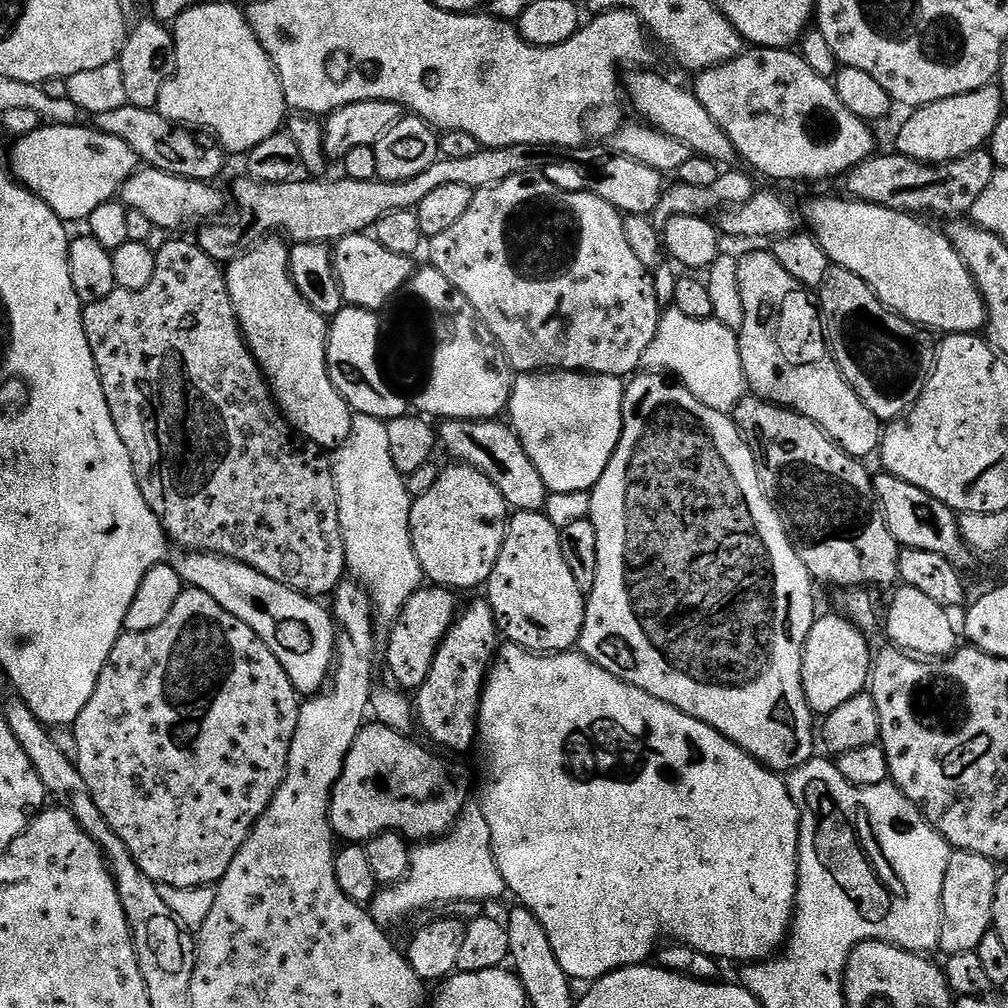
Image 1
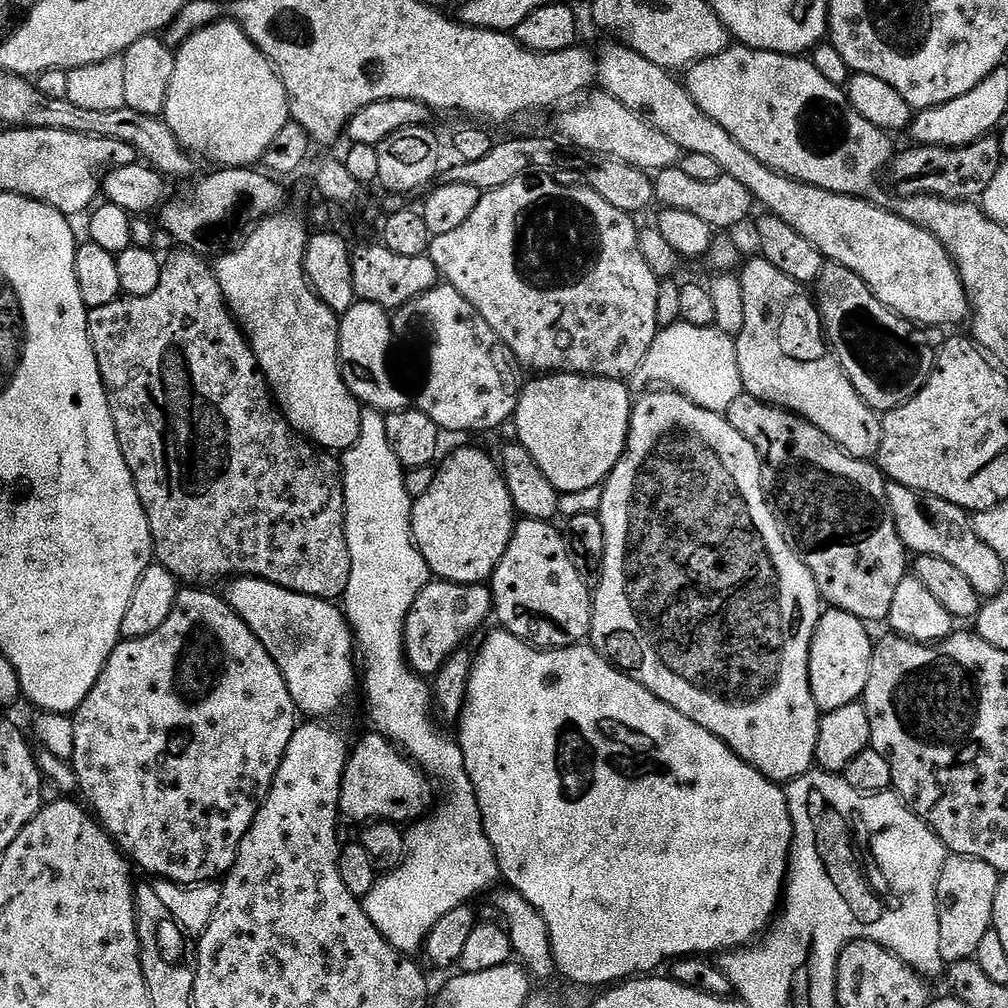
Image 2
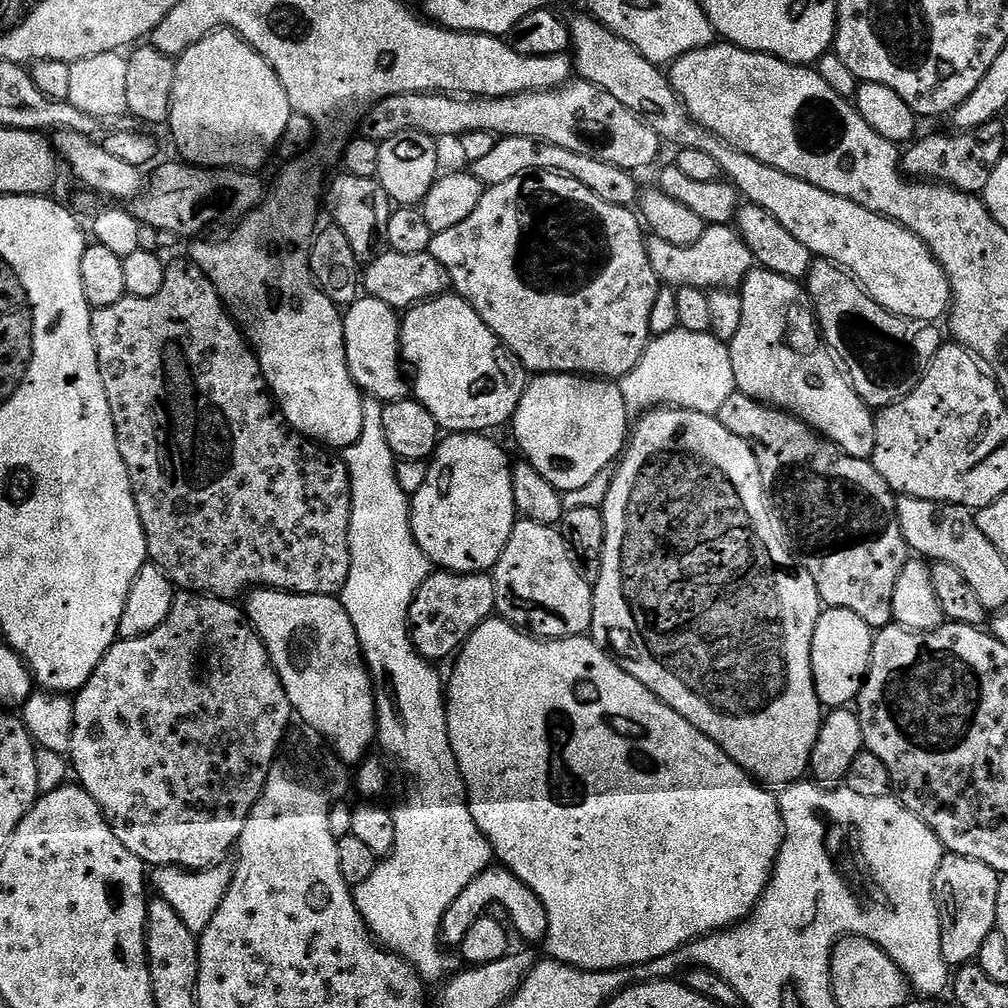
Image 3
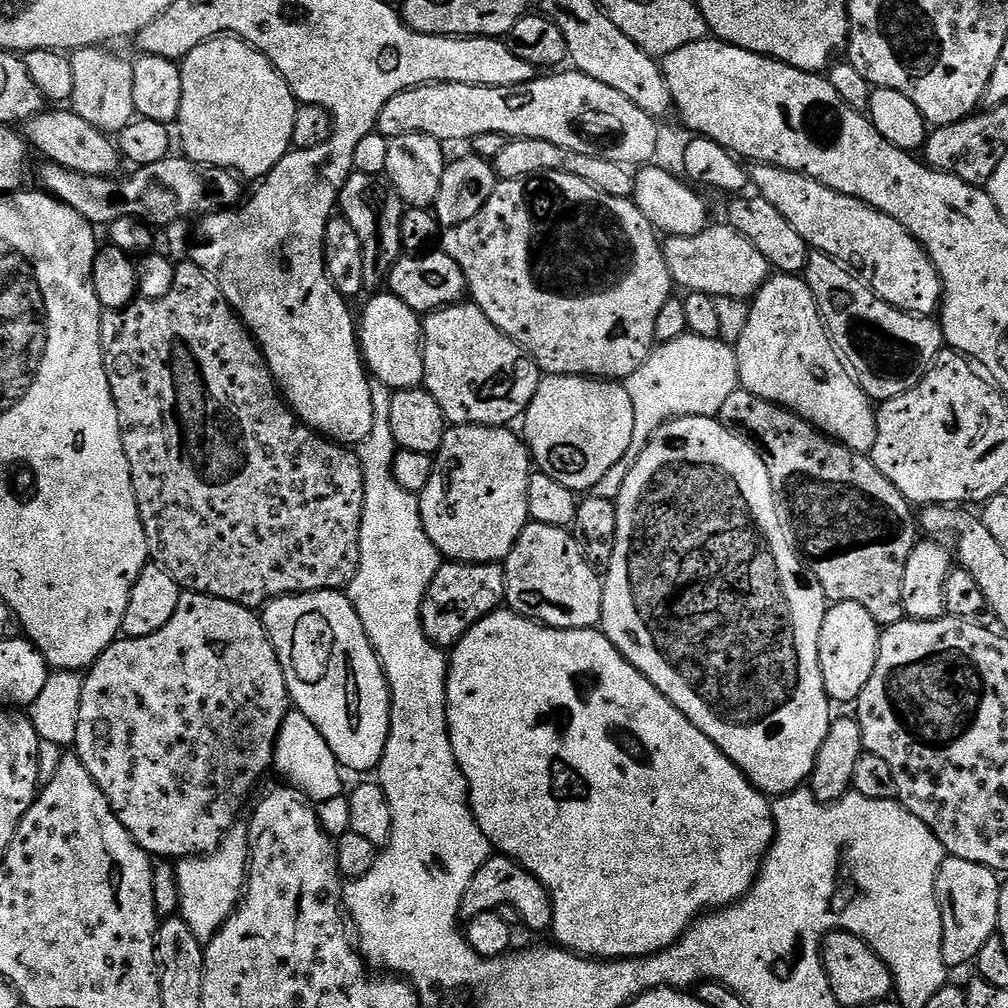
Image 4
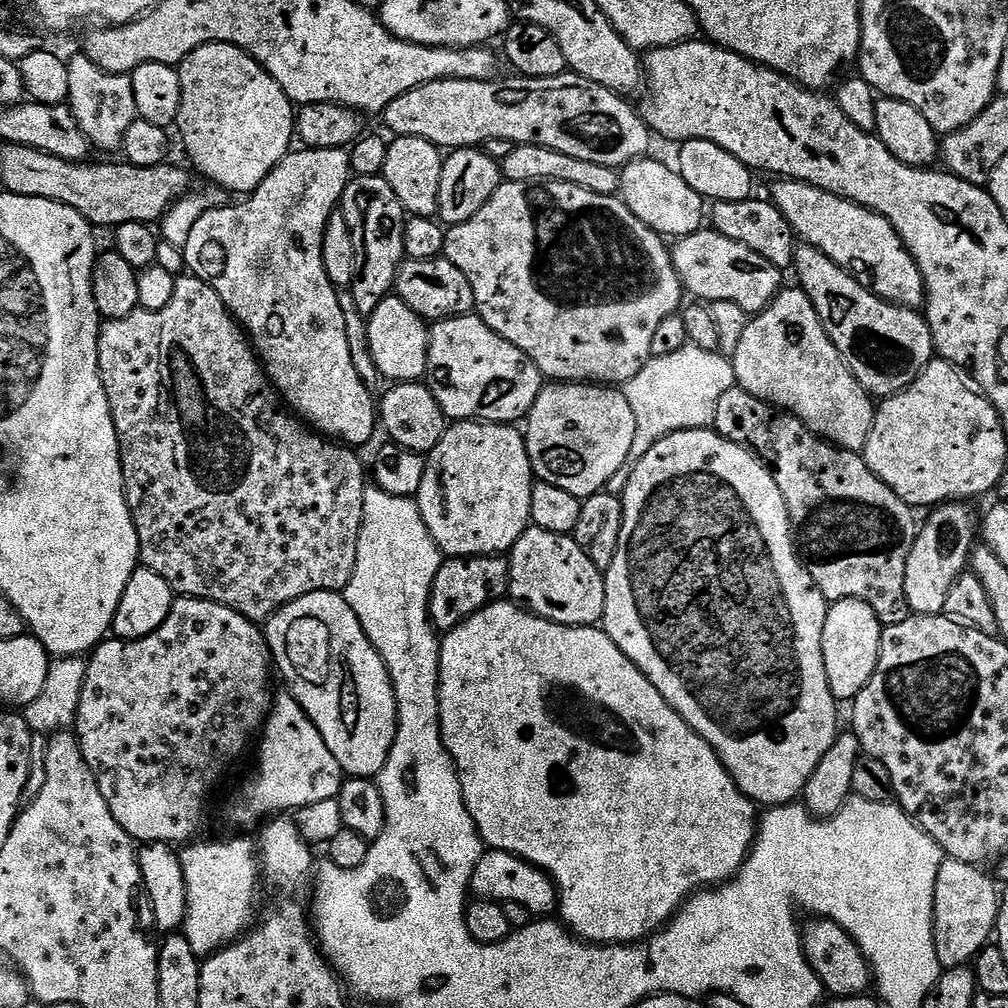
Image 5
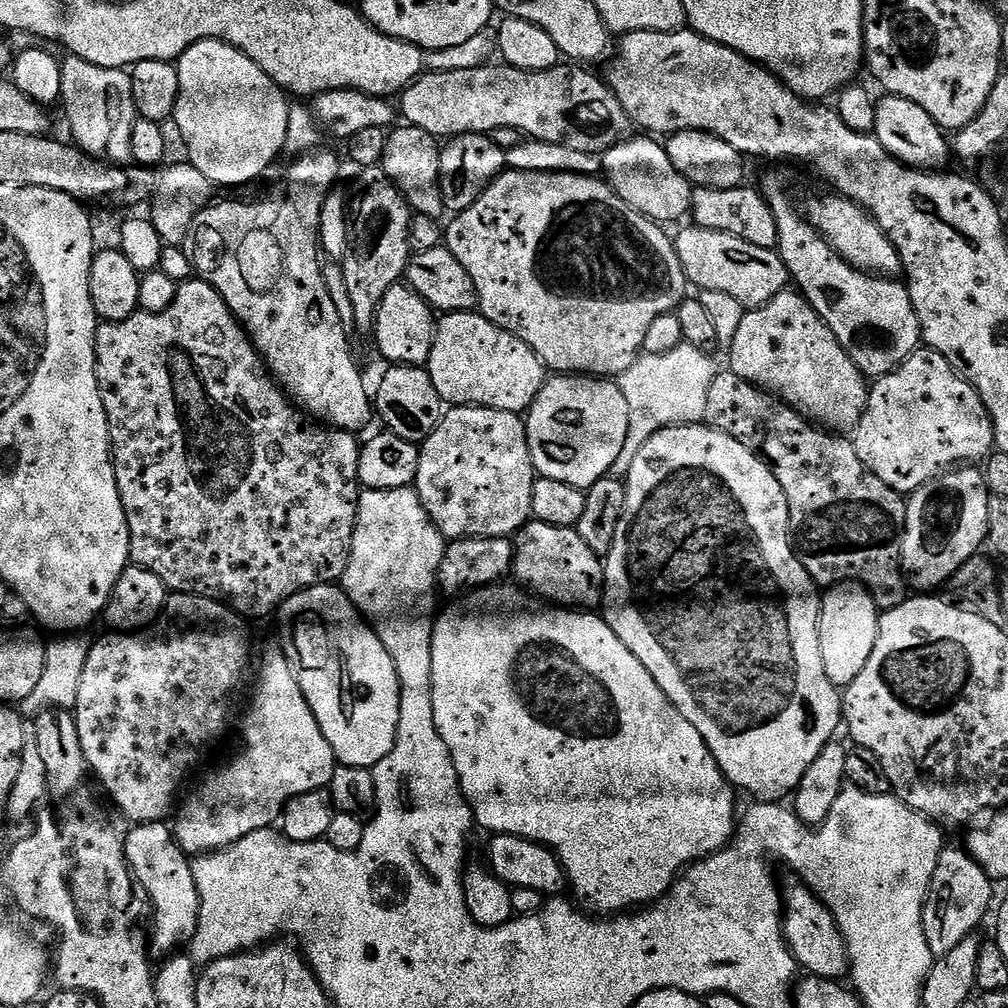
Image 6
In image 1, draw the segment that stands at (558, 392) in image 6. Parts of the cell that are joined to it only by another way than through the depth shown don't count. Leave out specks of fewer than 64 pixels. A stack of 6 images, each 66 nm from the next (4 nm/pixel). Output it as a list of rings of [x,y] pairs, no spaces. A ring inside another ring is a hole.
[[[545,370],[515,377],[506,409],[549,493],[587,493],[602,478],[624,425],[625,381],[618,376]]]

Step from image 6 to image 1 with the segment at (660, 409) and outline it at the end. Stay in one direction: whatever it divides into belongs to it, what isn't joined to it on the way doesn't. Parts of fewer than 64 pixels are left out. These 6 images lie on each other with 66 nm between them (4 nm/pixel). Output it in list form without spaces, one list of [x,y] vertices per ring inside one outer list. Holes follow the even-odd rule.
[[[674,306],[661,315],[654,342],[646,346],[643,367],[671,374],[679,383],[687,386],[698,402],[725,414],[735,409],[746,392],[737,333],[717,320],[686,318],[686,314]]]

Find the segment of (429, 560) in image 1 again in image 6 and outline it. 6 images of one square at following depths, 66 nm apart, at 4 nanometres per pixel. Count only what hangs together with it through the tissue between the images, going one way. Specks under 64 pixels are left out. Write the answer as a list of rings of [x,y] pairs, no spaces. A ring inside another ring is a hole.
[[[464,410],[459,414],[449,420],[447,417],[434,435],[424,441],[414,491],[445,541],[489,542],[515,537],[533,519],[532,495],[538,479],[530,458],[525,421],[516,414],[487,410]]]

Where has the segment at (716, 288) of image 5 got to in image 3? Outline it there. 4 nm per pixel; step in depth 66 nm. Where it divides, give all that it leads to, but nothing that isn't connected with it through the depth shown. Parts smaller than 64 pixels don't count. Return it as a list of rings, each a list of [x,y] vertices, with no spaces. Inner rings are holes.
[[[714,224],[705,227],[702,238],[690,246],[674,246],[661,236],[649,235],[648,257],[650,266],[654,266],[654,274],[668,286],[685,288],[694,286],[711,290],[714,288],[726,288],[736,290],[744,283],[744,277],[754,267],[754,257],[751,250],[740,237],[735,227],[727,224]]]

